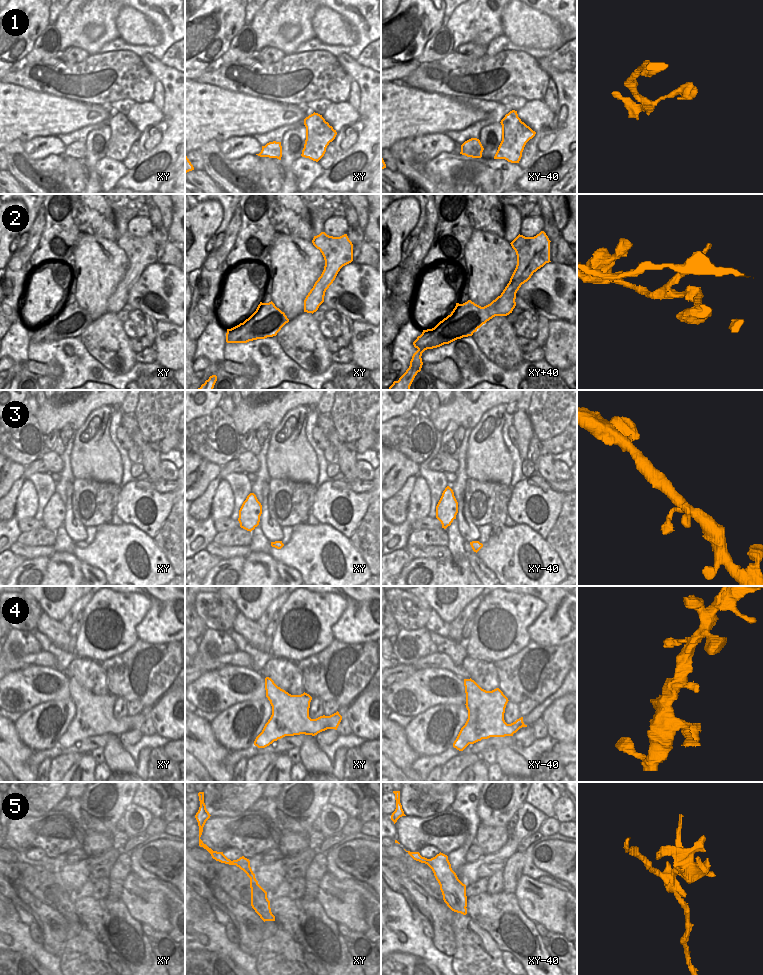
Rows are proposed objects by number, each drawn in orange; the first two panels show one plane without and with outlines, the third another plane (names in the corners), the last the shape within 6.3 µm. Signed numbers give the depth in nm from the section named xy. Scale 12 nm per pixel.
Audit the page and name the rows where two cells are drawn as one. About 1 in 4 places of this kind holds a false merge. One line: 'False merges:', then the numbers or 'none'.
False merges: 5.

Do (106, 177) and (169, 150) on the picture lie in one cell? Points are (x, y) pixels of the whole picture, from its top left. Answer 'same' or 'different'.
different

